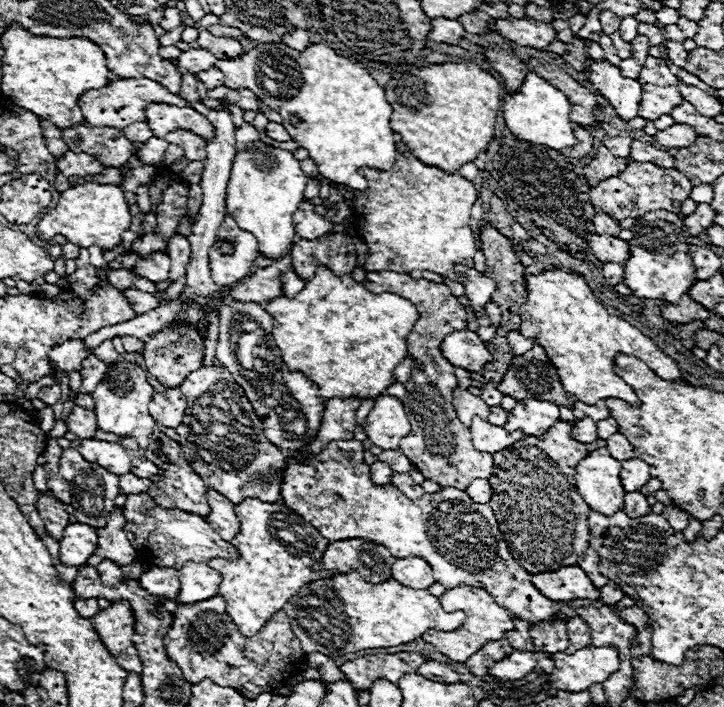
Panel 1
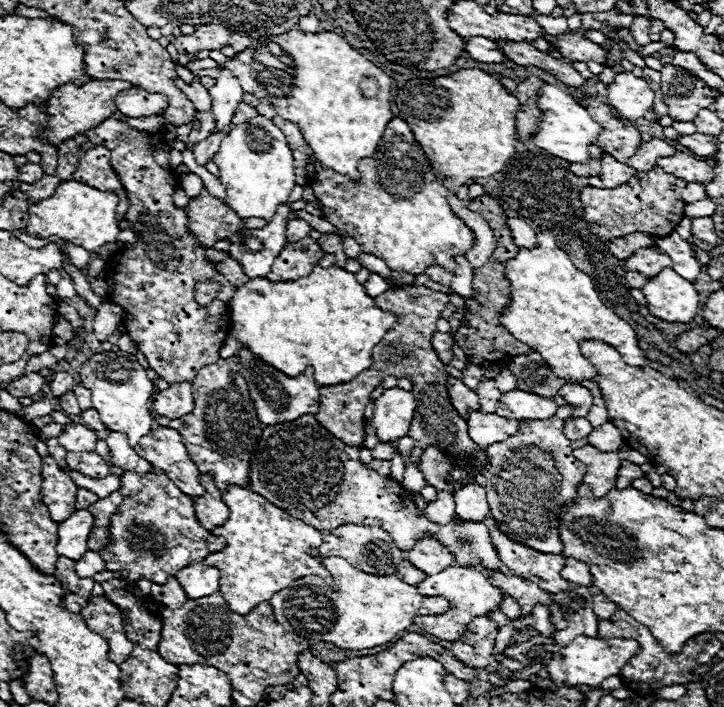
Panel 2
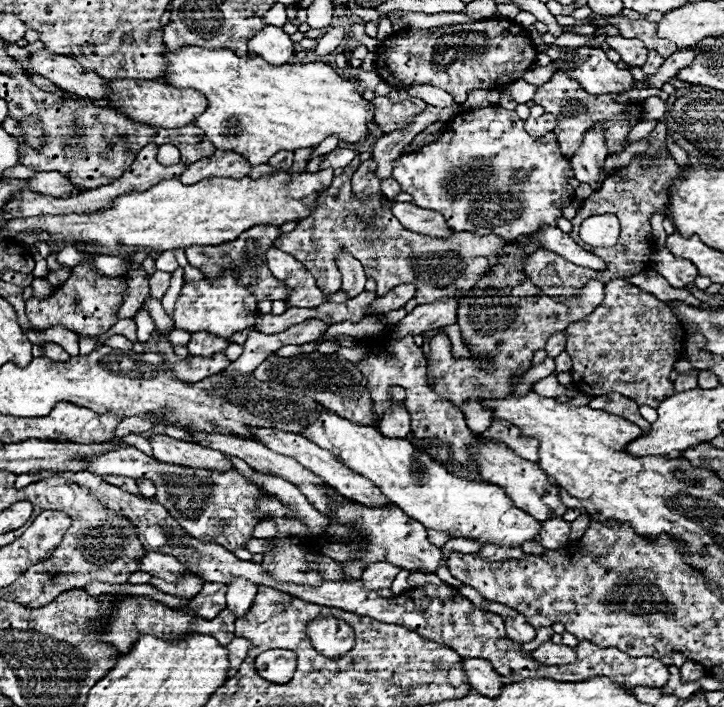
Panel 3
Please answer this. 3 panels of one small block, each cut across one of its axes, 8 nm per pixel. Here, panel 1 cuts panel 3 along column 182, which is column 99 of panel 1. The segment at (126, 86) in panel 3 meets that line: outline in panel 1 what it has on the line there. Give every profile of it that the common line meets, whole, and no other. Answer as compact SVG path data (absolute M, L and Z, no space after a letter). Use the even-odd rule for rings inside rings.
M118 78L100 90L84 92L84 96L80 96L80 108L82 108L84 120L88 126L114 126L120 130L134 122L146 122L144 108L148 104L190 106L184 98L180 98L178 94L172 94L168 88L164 88L162 84L148 80L148 78Z

